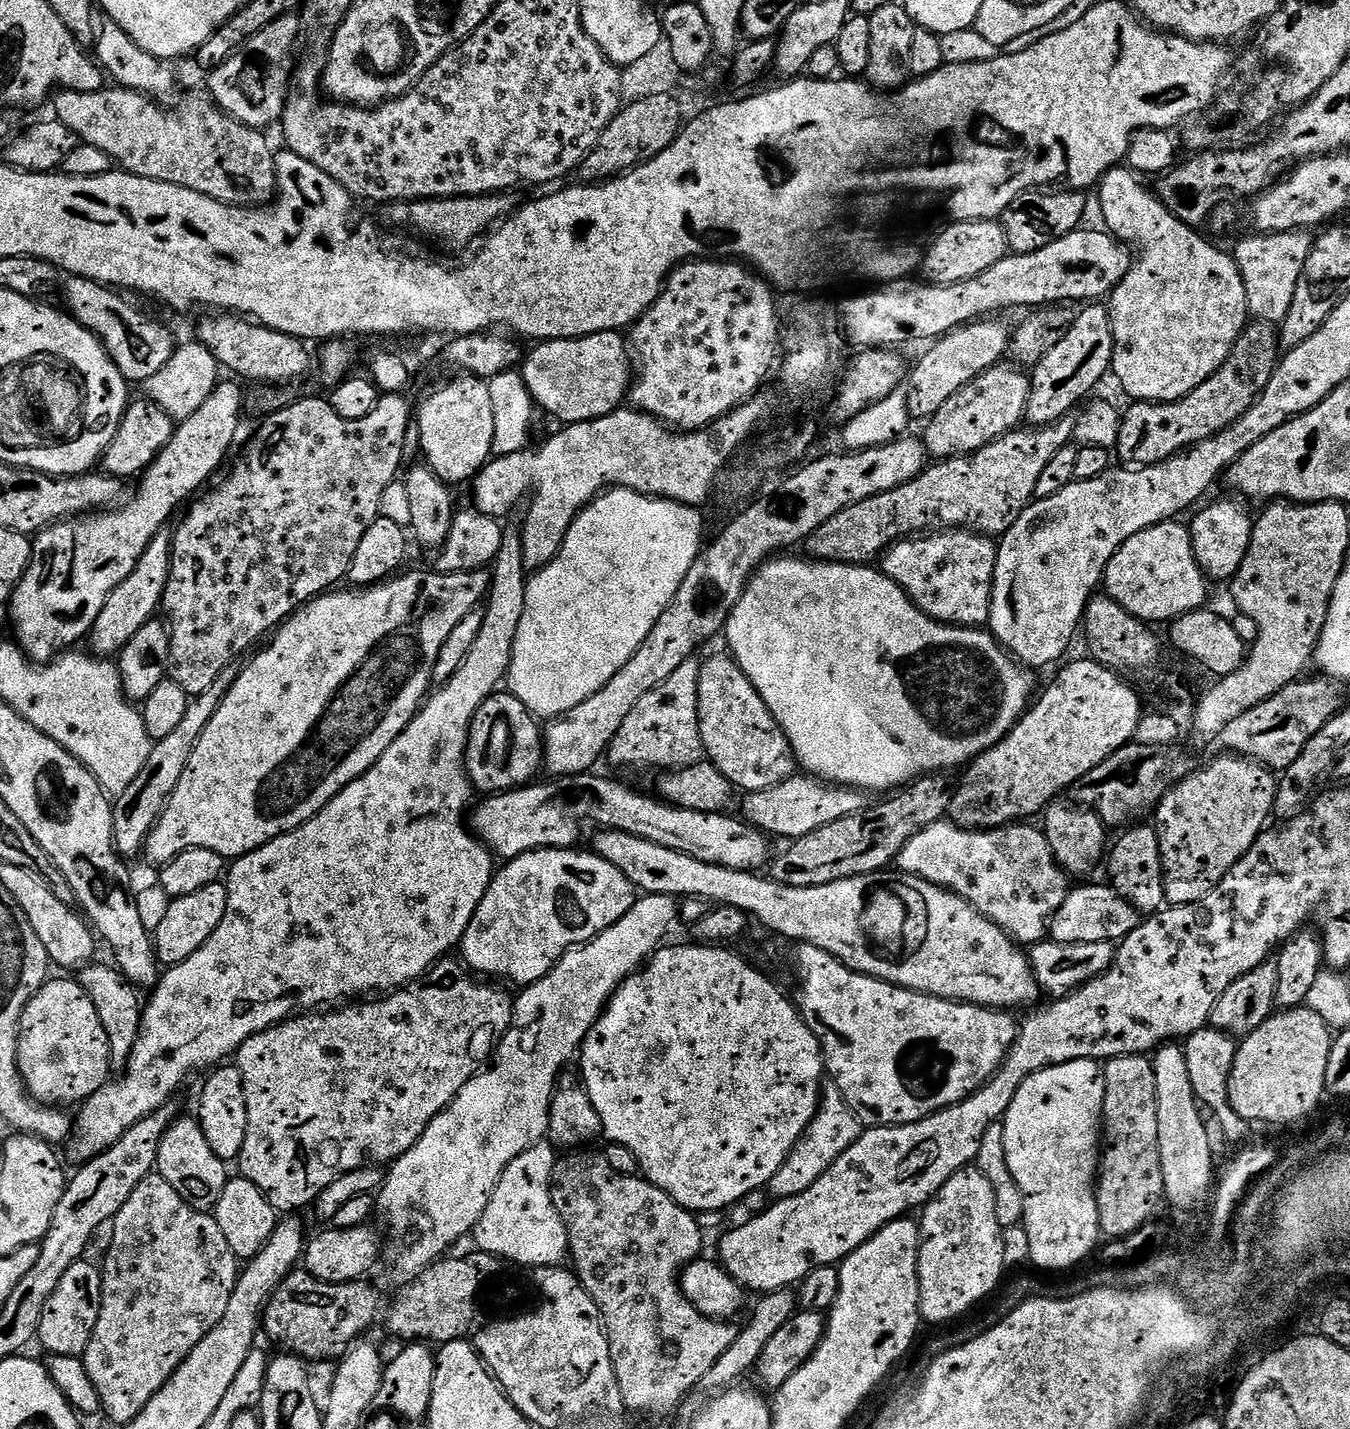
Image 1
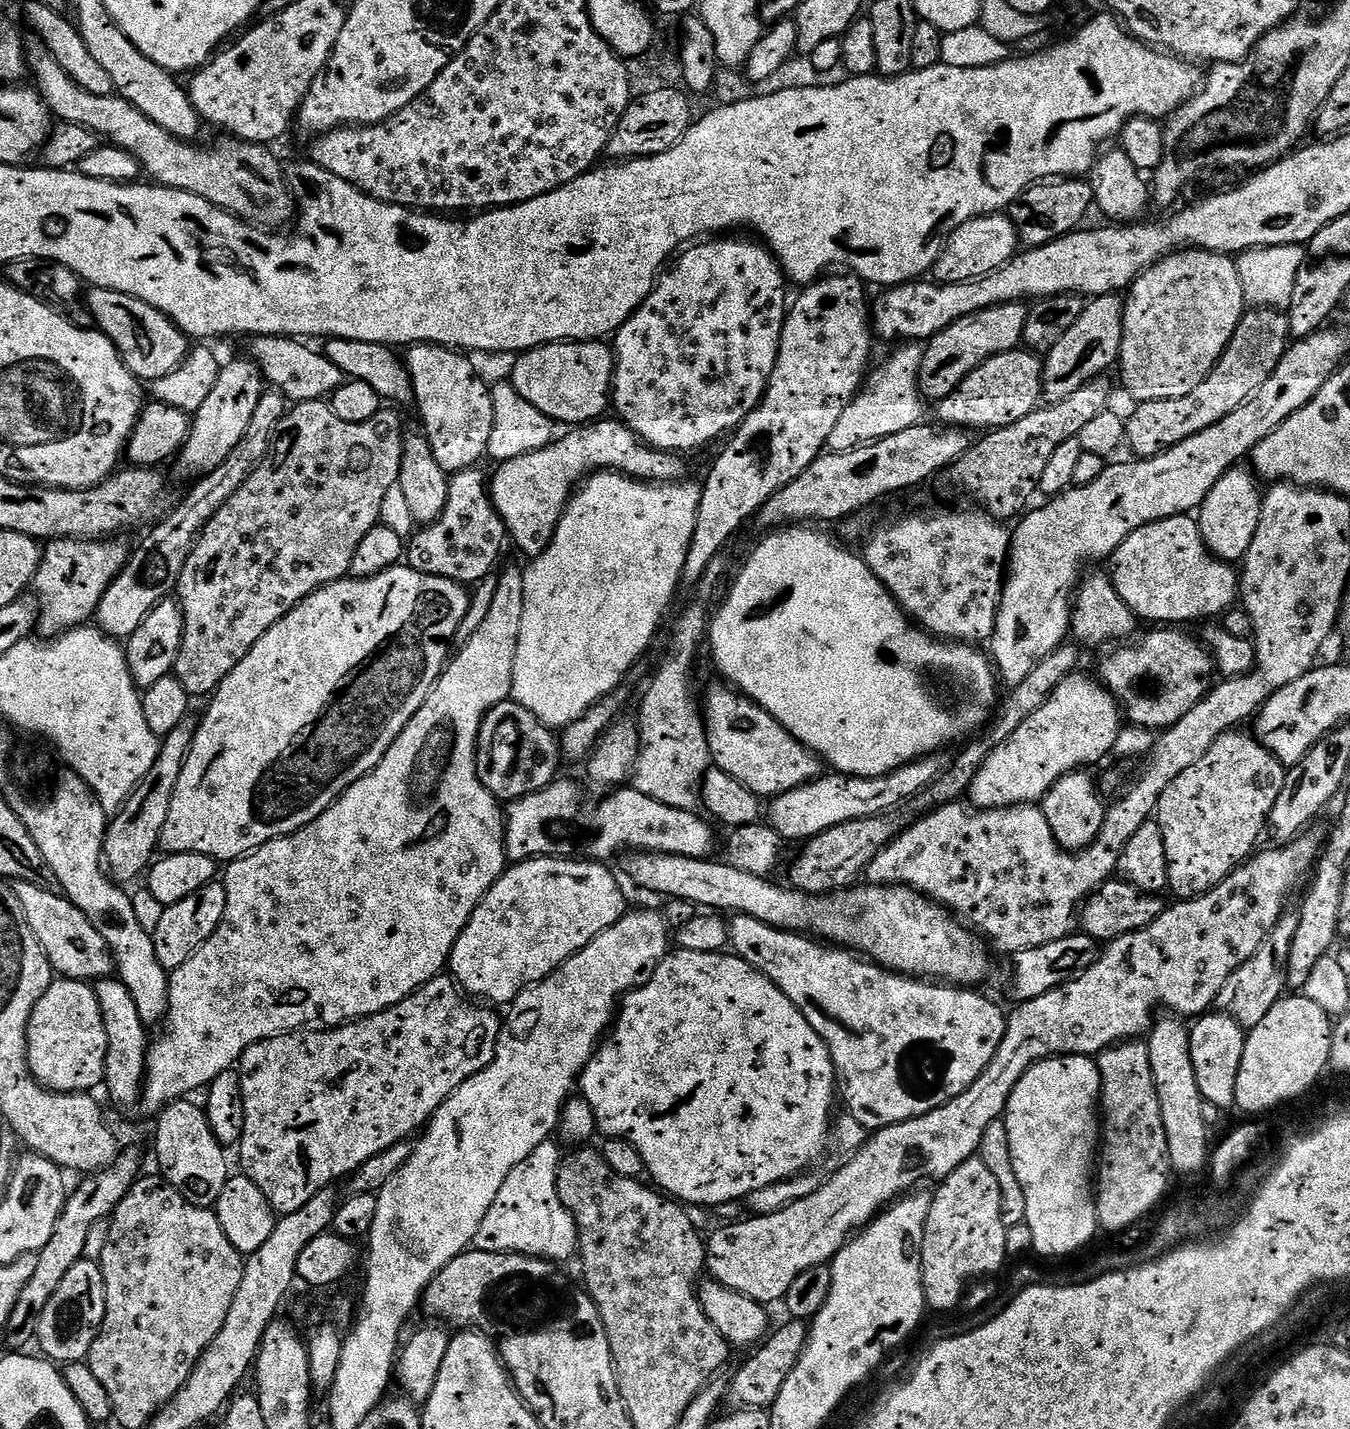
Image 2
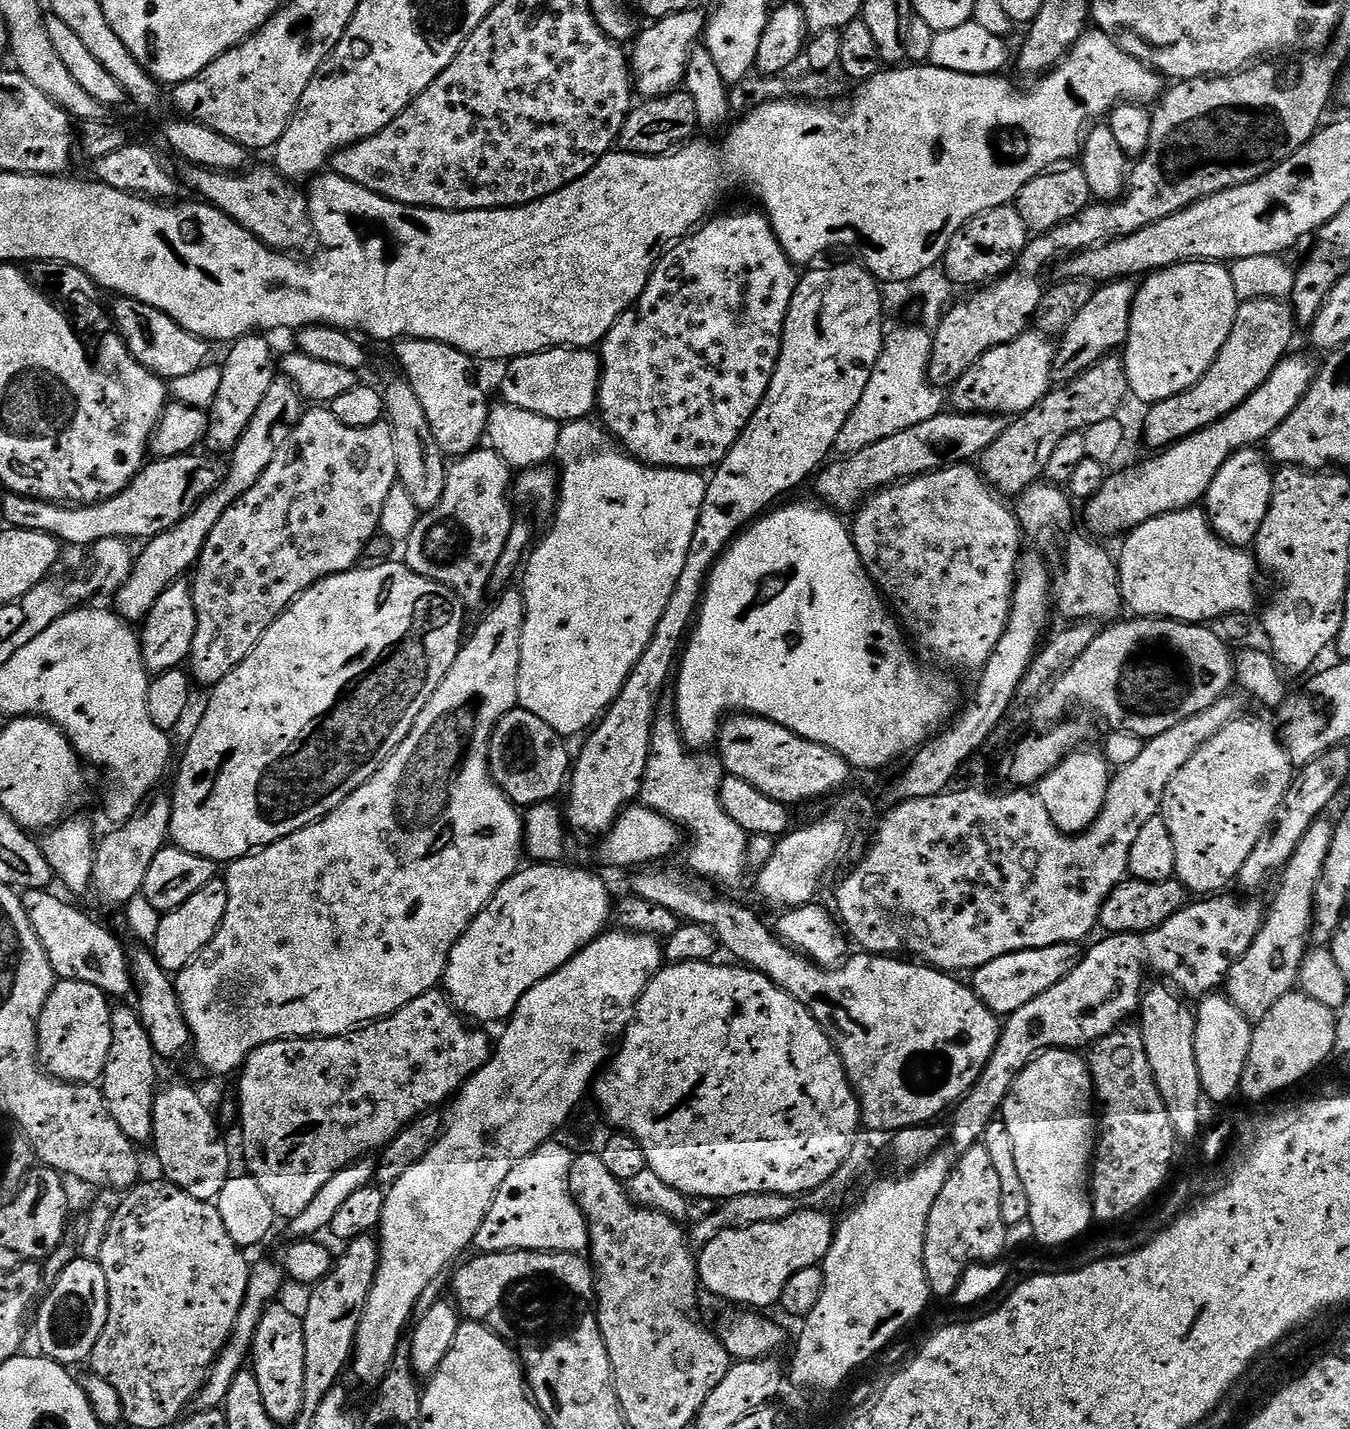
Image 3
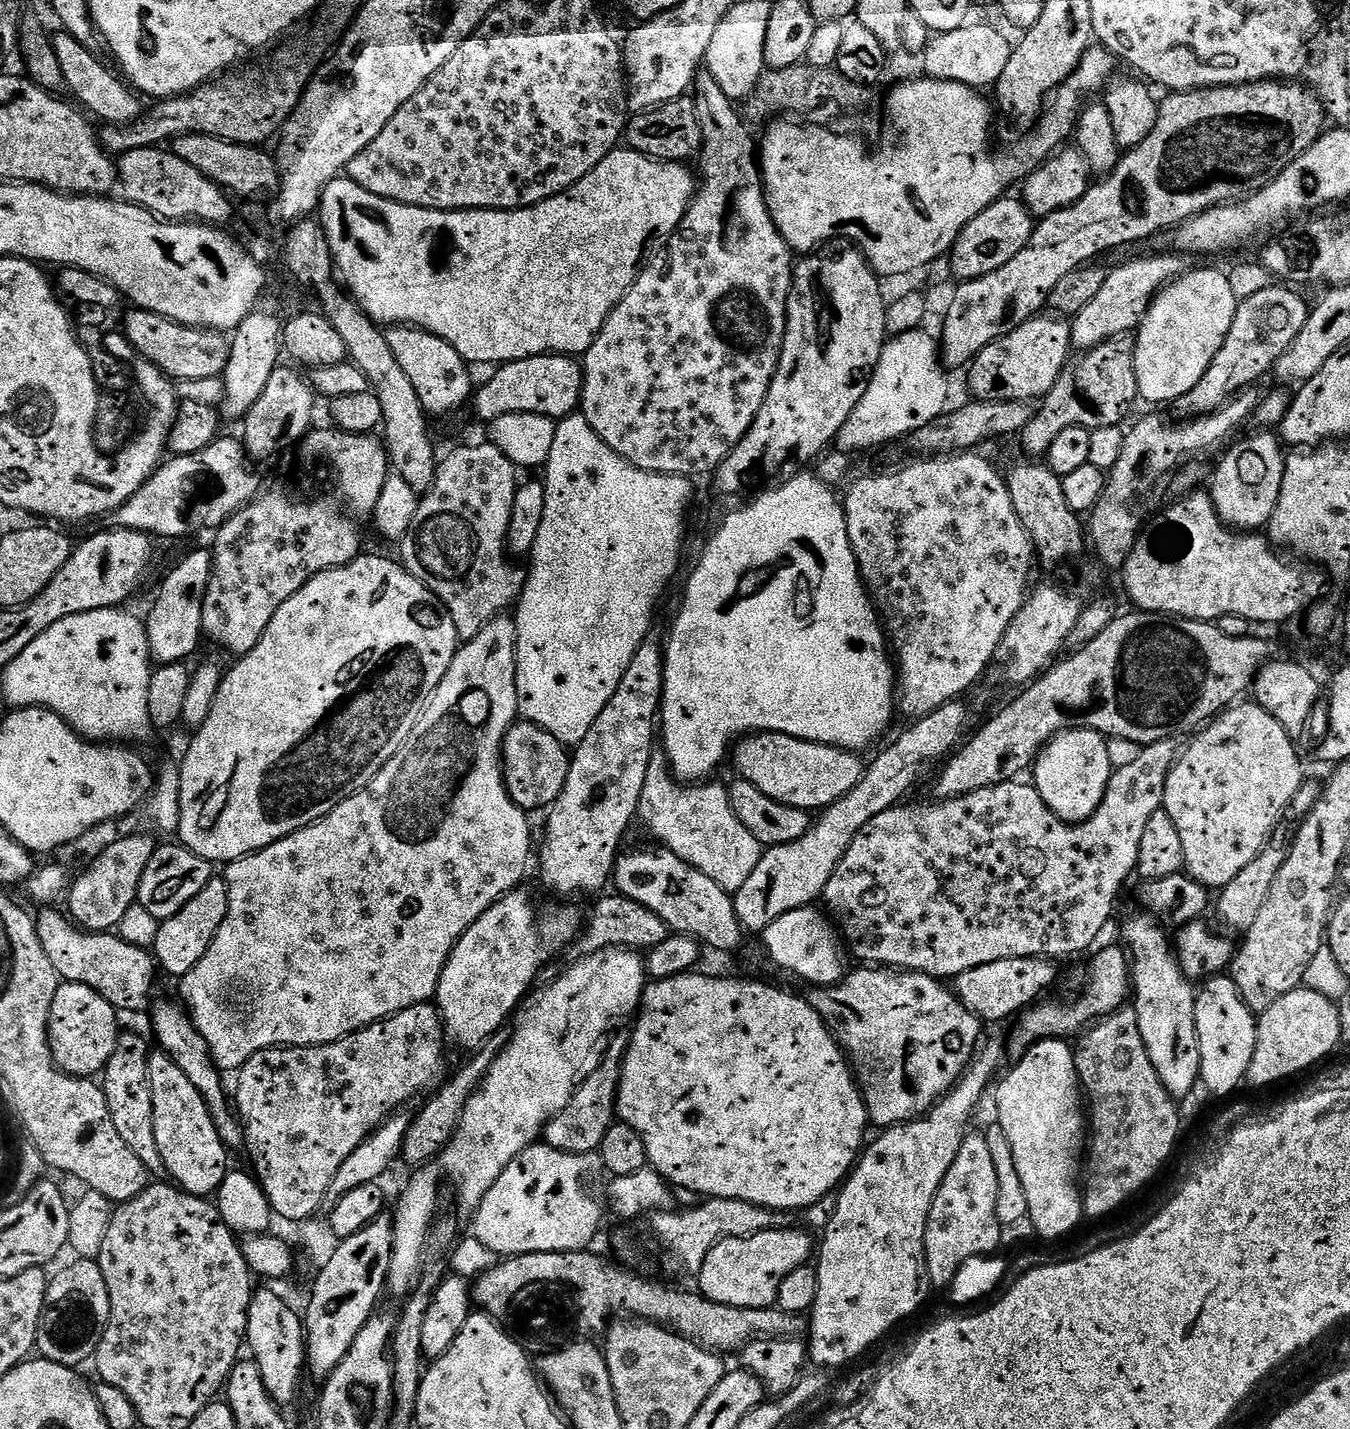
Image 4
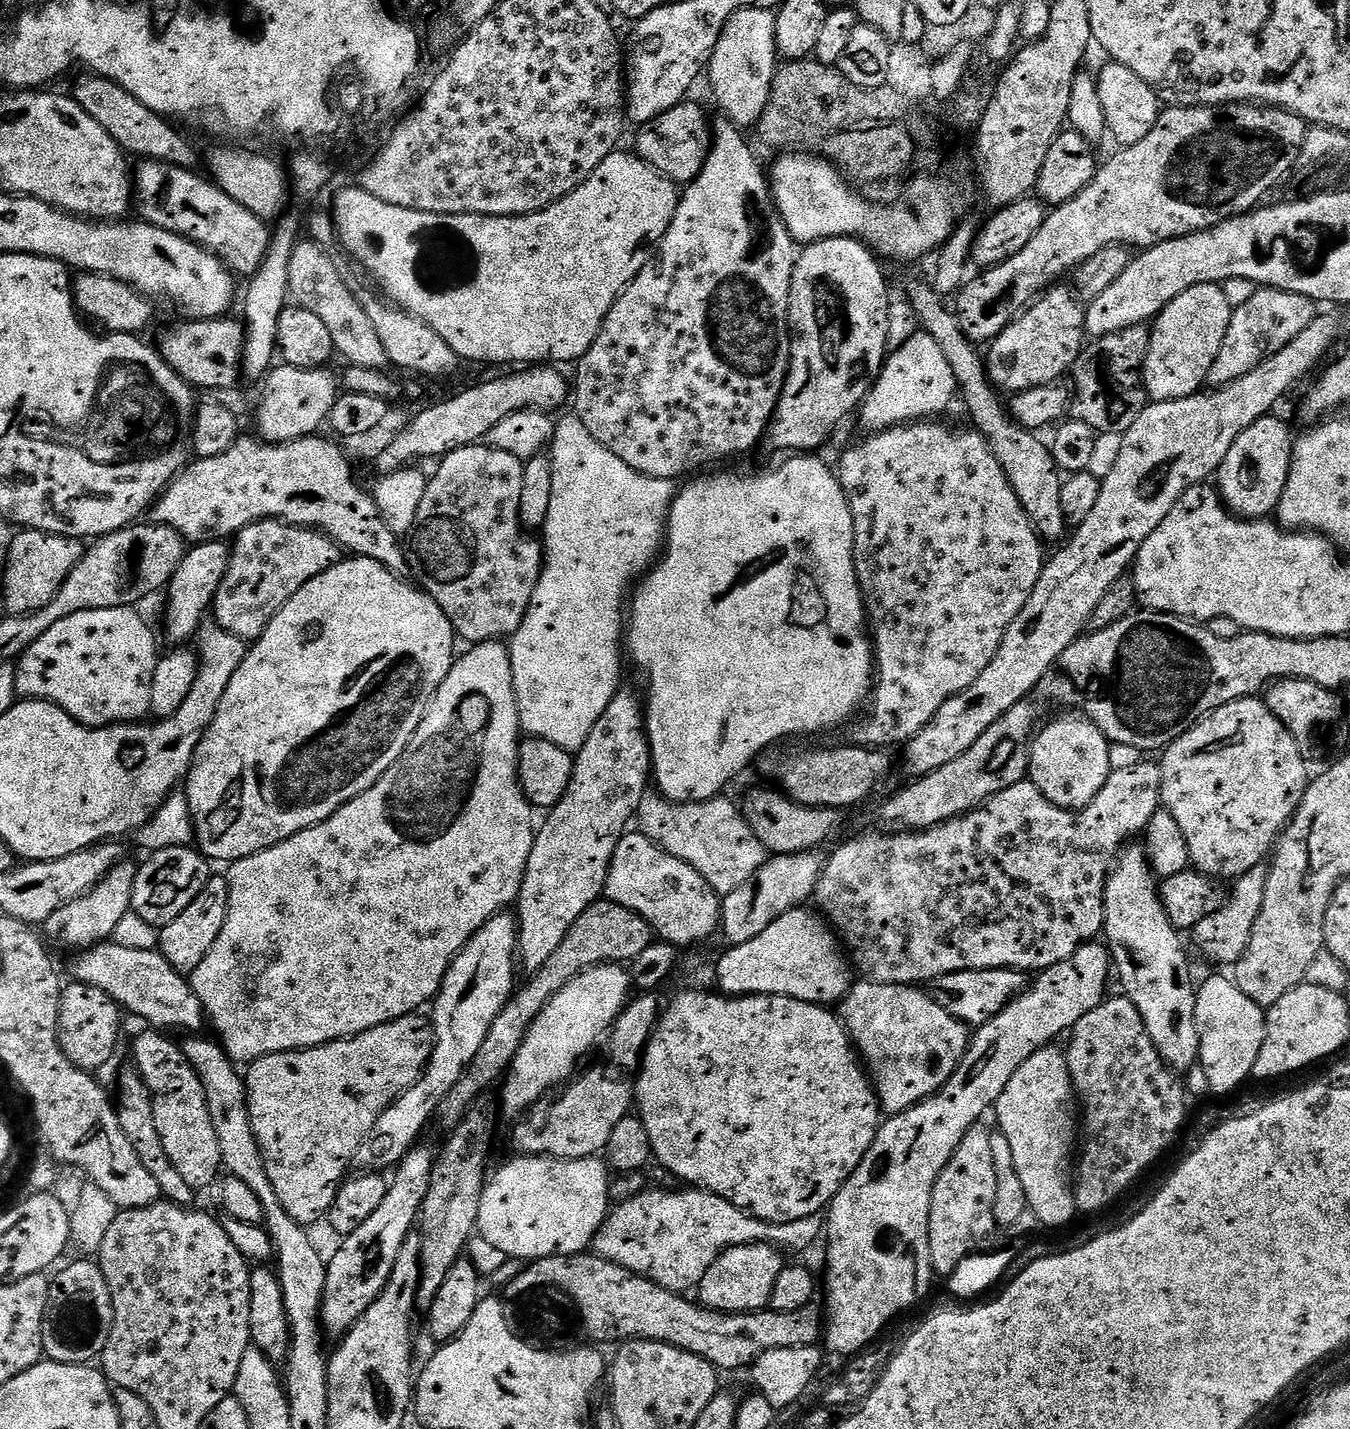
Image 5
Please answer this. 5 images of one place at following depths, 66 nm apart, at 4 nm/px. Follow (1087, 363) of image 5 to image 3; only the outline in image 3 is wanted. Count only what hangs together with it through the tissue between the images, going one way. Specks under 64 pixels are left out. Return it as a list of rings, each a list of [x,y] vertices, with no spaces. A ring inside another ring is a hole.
[[[1116,354],[1103,356],[1094,366],[1090,366],[1085,372],[1078,374],[1078,378],[1074,378],[1069,384],[1053,387],[1033,408],[1021,412],[1019,416],[1015,417],[1002,434],[1002,438],[998,438],[998,442],[994,442],[994,446],[987,448],[978,457],[980,475],[992,487],[993,492],[1001,497],[1015,498],[1019,496],[1021,492],[1043,477],[1054,449],[1057,448],[1058,442],[1062,442],[1062,438],[1066,438],[1066,434],[1084,433],[1087,428],[1095,426],[1097,422],[1113,419],[1119,413],[1116,411],[1123,406],[1124,399],[1129,399],[1129,396],[1123,359]]]

